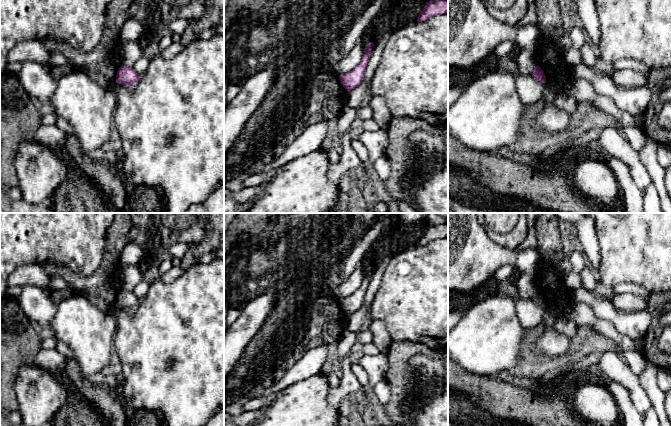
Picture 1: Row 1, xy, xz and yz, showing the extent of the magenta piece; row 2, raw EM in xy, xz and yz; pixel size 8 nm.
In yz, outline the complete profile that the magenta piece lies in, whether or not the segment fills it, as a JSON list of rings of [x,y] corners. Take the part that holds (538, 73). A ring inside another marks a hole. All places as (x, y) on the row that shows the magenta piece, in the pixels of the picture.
[[[538,65],[534,69],[532,77],[542,83],[546,83],[546,76],[544,74],[544,71]]]

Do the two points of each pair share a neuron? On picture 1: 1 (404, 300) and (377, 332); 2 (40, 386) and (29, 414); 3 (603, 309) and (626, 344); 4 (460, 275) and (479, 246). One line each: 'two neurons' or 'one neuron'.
1: two neurons
2: one neuron
3: two neurons
4: one neuron

